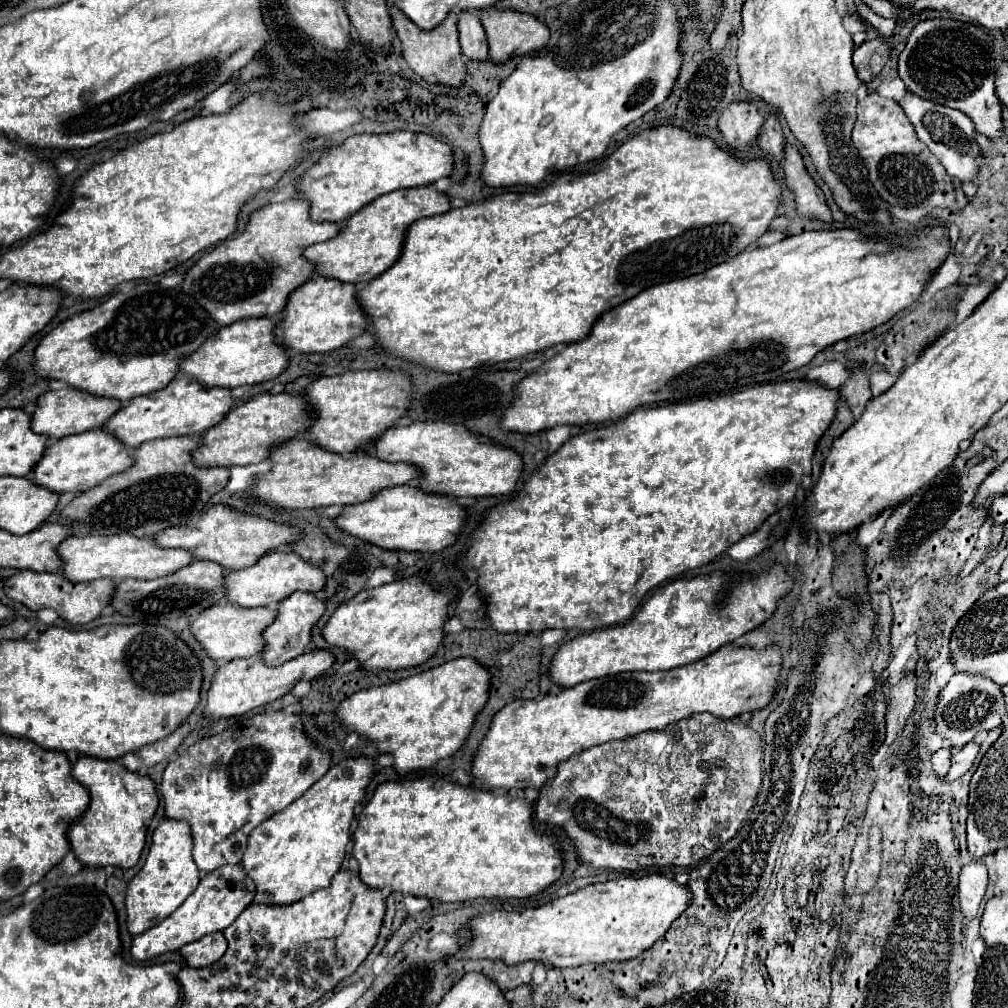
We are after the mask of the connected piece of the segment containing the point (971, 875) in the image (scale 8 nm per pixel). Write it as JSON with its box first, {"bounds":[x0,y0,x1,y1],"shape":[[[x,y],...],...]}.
{"bounds":[960,861,988,917],"shape":[[[972,861],[960,871],[960,907],[966,917],[974,917],[974,907],[980,905],[988,883],[988,871],[982,863]]]}

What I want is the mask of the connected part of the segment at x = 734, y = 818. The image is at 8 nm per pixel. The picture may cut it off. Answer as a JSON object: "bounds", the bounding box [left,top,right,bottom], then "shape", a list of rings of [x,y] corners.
{"bounds":[536,713,762,871],"shape":[[[700,713],[700,715],[688,717],[684,721],[672,723],[662,731],[648,731],[648,733],[638,733],[636,737],[628,737],[622,741],[608,741],[604,745],[598,745],[598,747],[586,749],[578,755],[572,755],[568,761],[562,761],[558,765],[558,775],[552,777],[548,783],[544,783],[544,787],[540,789],[540,797],[536,801],[536,819],[540,823],[546,823],[546,825],[556,827],[562,833],[566,833],[576,843],[580,859],[584,863],[590,863],[592,867],[616,869],[616,871],[622,871],[622,869],[636,871],[642,867],[664,867],[664,865],[696,867],[736,835],[746,813],[752,809],[752,805],[756,801],[760,783],[762,783],[760,735],[752,727],[742,727],[736,721],[726,721],[726,719],[708,715],[708,713]]]}

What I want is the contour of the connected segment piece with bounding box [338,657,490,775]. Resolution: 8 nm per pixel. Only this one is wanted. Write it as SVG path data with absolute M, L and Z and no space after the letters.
M460 657L446 661L444 665L432 667L424 673L354 693L352 697L340 703L338 719L348 731L356 731L366 739L376 741L380 751L388 751L394 757L394 769L400 775L404 775L408 771L428 769L436 765L440 759L454 755L464 745L476 715L484 709L488 701L488 689L490 689L488 669L482 663L476 663L476 659L472 657Z

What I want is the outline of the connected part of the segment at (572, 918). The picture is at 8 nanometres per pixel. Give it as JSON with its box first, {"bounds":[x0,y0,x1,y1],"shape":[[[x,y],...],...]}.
{"bounds":[456,873,692,967],"shape":[[[652,873],[652,875],[646,875],[646,877],[622,877],[622,879],[614,879],[614,881],[606,881],[606,883],[596,883],[596,885],[588,885],[584,889],[578,889],[566,897],[560,897],[560,899],[554,899],[550,903],[544,903],[540,907],[534,907],[534,909],[526,909],[522,913],[508,913],[508,911],[494,911],[494,913],[484,913],[480,917],[474,917],[470,921],[470,929],[474,933],[474,937],[456,953],[456,959],[500,959],[508,965],[516,965],[516,963],[524,963],[524,961],[548,961],[550,965],[554,967],[576,967],[576,965],[584,965],[584,963],[608,963],[608,961],[626,961],[626,959],[634,959],[638,957],[644,949],[652,947],[672,925],[674,919],[678,919],[686,909],[688,905],[692,903],[692,893],[686,885],[680,885],[678,881],[670,879],[670,877],[664,877],[664,875],[658,875],[658,873]]]}

